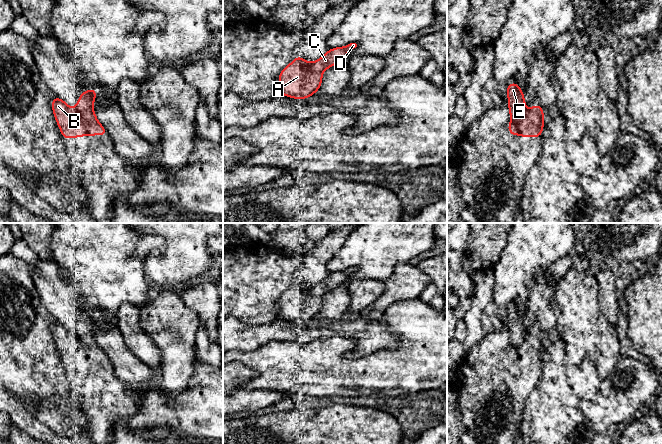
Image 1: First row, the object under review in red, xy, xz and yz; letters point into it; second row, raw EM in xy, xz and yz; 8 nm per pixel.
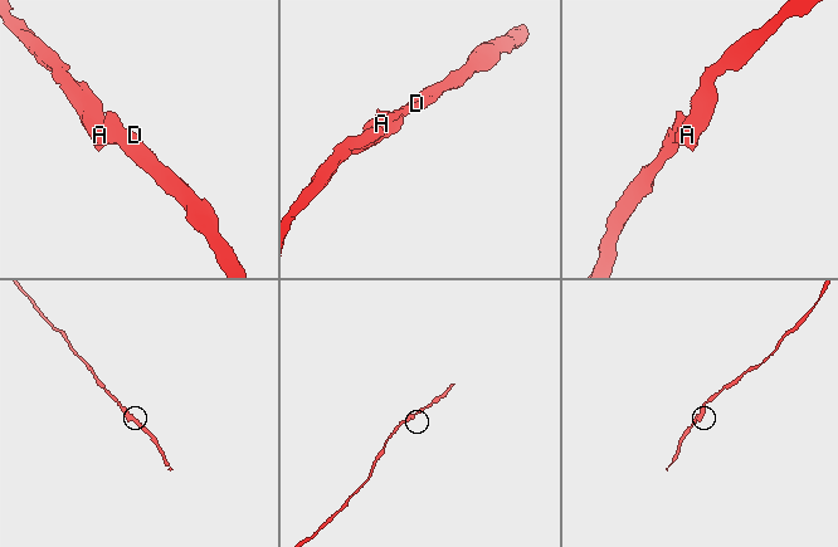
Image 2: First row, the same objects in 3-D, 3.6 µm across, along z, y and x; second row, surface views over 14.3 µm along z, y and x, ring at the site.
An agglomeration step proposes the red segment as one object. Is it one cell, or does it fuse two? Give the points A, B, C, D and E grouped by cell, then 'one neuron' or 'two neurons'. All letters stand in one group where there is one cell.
groups A B / C D E; two neurons

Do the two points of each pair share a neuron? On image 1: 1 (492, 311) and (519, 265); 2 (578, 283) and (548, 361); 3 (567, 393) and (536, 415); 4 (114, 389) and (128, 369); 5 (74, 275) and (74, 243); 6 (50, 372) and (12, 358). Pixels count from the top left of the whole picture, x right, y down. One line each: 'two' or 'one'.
1: two
2: two
3: one
4: two
5: one
6: one

